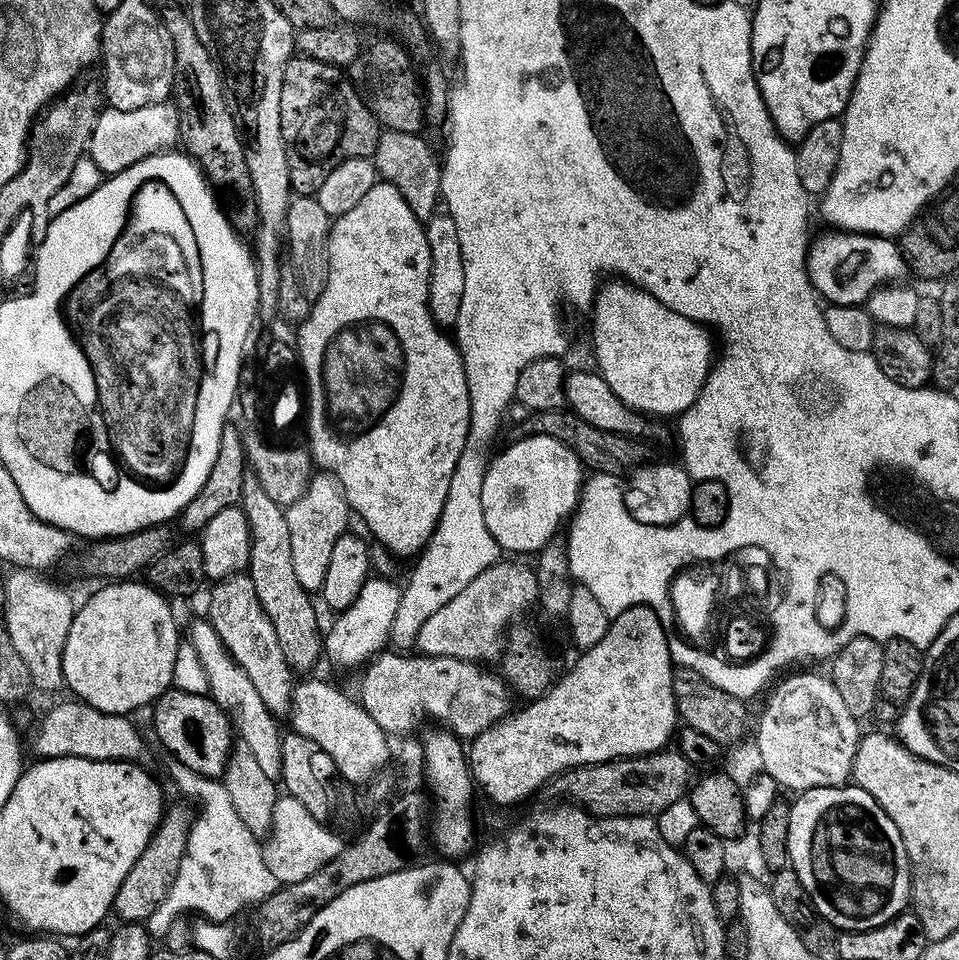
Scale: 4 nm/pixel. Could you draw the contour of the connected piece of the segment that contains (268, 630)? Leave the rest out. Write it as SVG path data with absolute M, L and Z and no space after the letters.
M237 574L227 576L213 588L216 589L208 600L206 613L208 623L214 626L218 638L222 638L234 662L242 666L242 670L246 670L246 678L254 682L254 690L258 690L262 702L266 702L273 716L287 717L292 710L294 669L288 665L288 660L282 654L278 634L274 634L274 626L270 626L270 618L266 618L258 602L258 594L254 594L254 582L246 574Z

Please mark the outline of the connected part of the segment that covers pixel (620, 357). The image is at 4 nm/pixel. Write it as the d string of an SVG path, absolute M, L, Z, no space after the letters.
M620 278L609 279L601 287L590 312L593 314L592 344L596 347L595 367L614 390L614 394L626 402L626 406L649 418L676 418L696 401L700 387L706 382L708 371L714 363L713 333L705 325L670 310L644 288L638 288Z

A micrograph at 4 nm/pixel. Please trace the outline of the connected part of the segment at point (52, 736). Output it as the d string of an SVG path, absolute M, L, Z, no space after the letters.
M68 698L65 704L56 704L40 720L32 748L40 758L54 756L77 756L91 760L143 761L144 740L131 724L129 717L114 712L103 712L94 706L75 698Z

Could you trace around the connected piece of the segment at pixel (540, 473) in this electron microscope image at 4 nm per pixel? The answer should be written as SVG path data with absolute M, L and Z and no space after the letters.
M525 436L523 438L513 439L513 444L501 454L497 460L493 459L488 465L488 473L482 482L482 510L486 514L486 530L490 530L490 534L494 534L494 538L498 541L501 549L508 554L516 554L512 552L532 552L531 554L539 553L541 548L554 539L556 532L560 528L560 523L567 521L569 517L575 513L577 504L580 501L581 487L586 480L586 472L582 467L582 463L574 454L574 450L570 450L566 446L562 446L560 440L554 438L546 438L545 436Z

